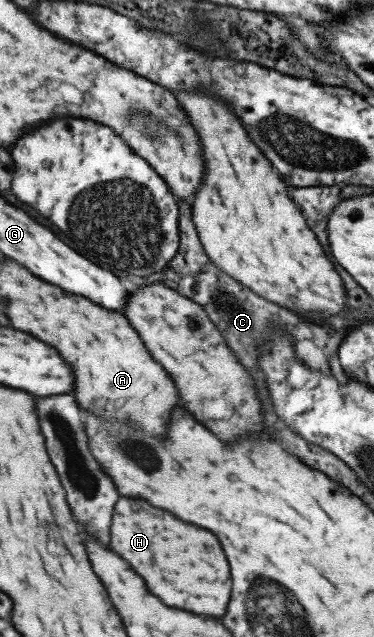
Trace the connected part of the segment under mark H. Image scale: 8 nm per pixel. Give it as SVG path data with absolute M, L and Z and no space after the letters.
M119 498L115 502L111 516L111 550L117 552L133 572L145 578L143 582L147 590L165 606L175 606L195 614L225 614L231 579L217 538L199 526L183 520L179 522L179 518L167 514L165 510L147 506L143 500L137 502L141 508L131 512L133 502L136 503L136 498Z

